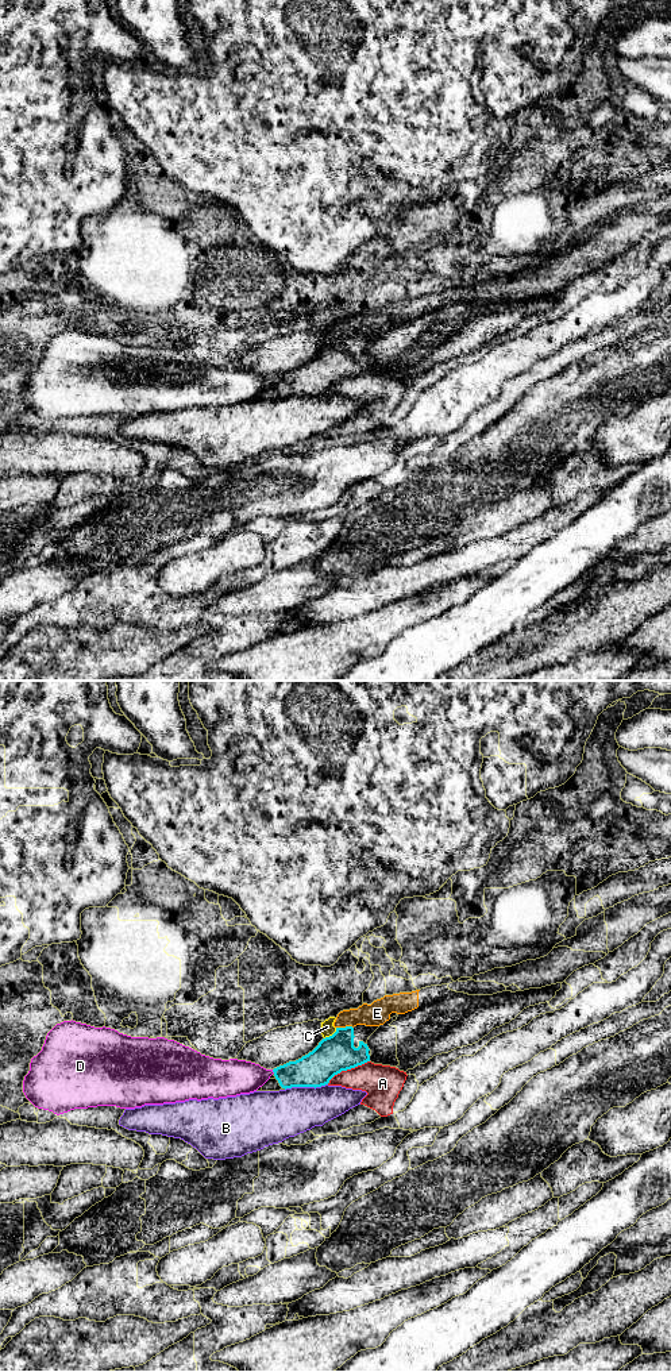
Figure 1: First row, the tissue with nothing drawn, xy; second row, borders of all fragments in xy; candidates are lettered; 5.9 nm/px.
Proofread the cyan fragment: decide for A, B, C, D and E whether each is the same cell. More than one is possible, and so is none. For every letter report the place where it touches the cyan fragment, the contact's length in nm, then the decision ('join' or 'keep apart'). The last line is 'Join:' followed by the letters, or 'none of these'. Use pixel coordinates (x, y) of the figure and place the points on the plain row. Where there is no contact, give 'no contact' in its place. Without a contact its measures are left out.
A: xy (347, 377) | 300 nm | keep apart
B: xy (305, 394) | 260 nm | keep apart
C: xy (332, 343) | 100 nm | keep apart
D: xy (273, 380) | 30 nm | keep apart
E: xy (346, 335) | 100 nm | keep apart
Join: none of these

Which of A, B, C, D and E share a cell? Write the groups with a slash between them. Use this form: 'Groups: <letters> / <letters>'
Groups: A / B / C E / D

